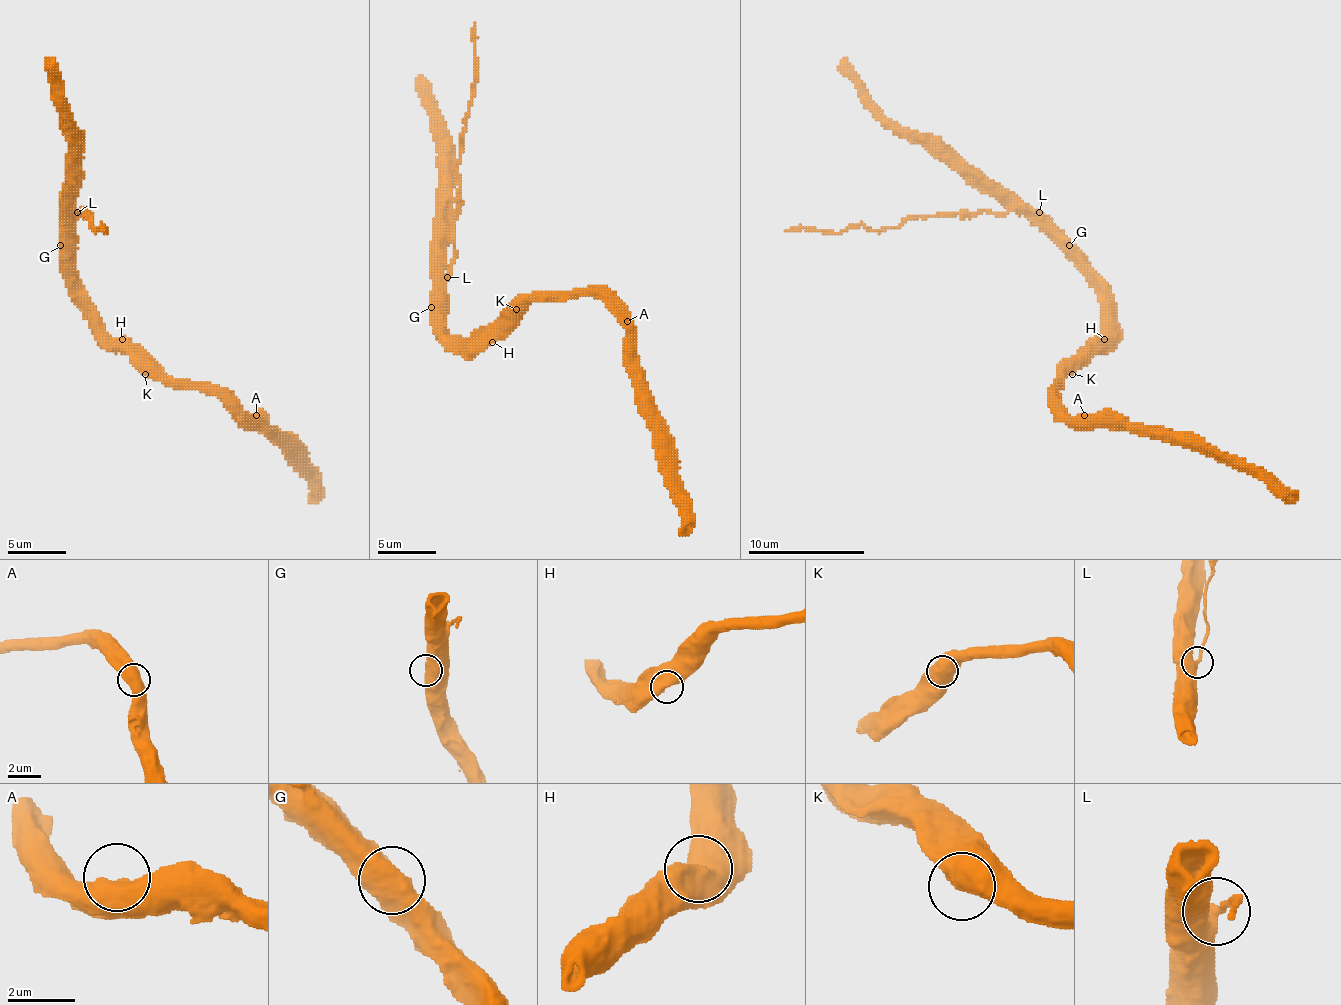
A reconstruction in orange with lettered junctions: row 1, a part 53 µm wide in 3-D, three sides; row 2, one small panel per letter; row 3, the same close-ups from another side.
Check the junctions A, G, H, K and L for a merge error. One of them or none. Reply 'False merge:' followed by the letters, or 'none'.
False merge: L

